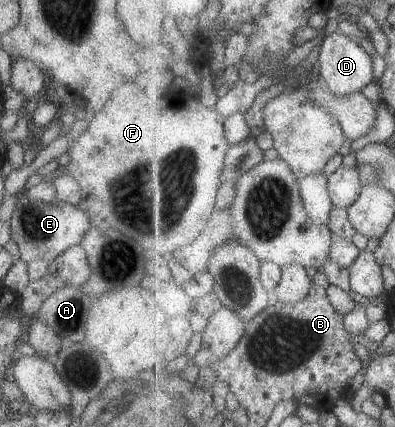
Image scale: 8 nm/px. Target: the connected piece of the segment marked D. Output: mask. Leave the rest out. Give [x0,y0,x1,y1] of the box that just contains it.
[318,30,374,95]

